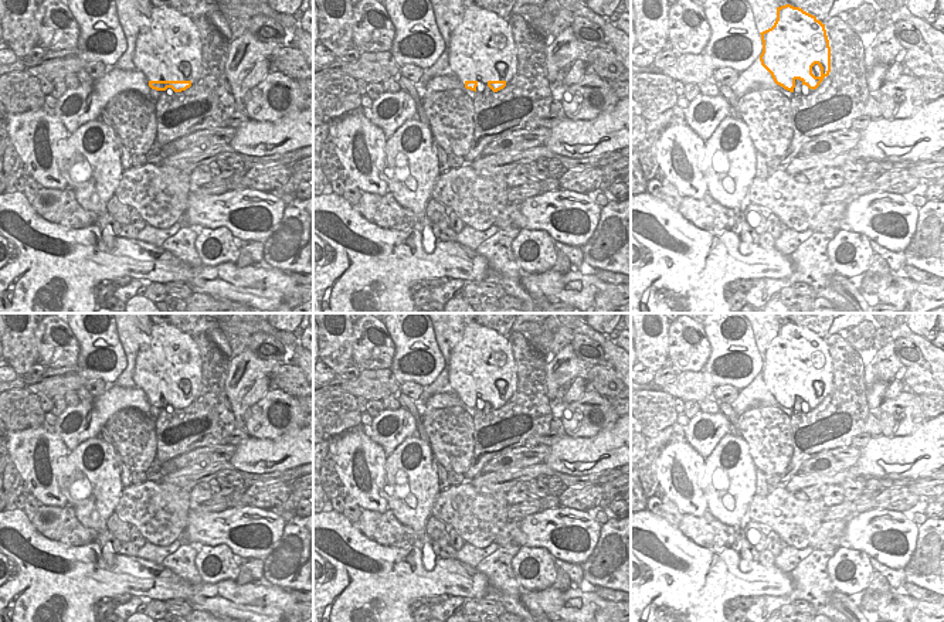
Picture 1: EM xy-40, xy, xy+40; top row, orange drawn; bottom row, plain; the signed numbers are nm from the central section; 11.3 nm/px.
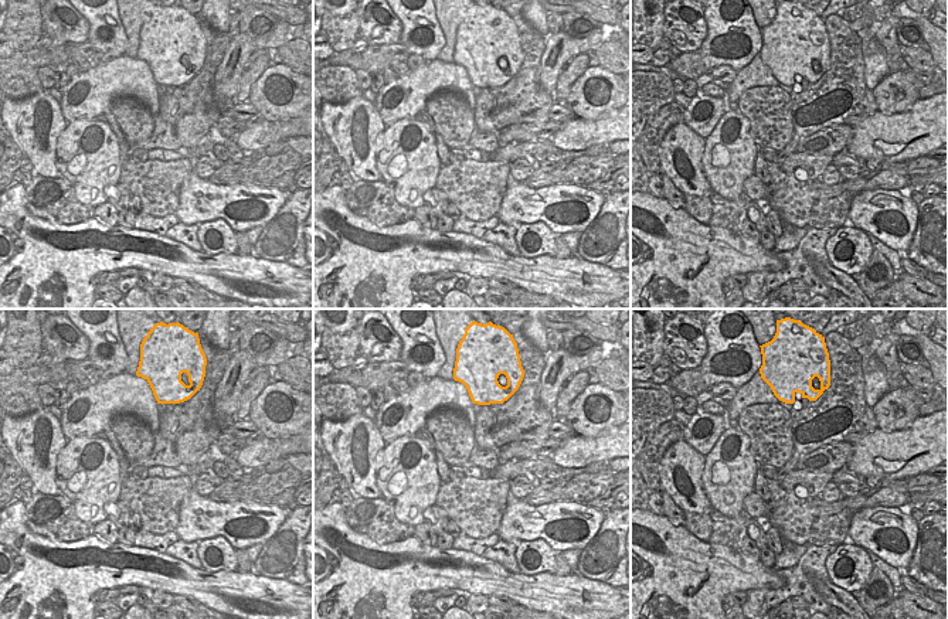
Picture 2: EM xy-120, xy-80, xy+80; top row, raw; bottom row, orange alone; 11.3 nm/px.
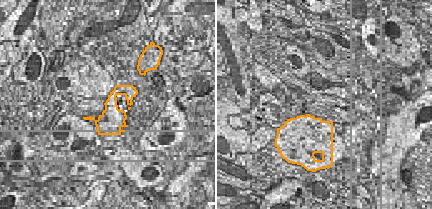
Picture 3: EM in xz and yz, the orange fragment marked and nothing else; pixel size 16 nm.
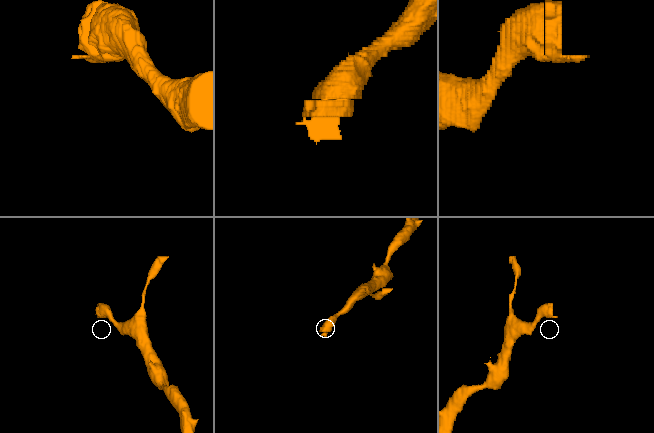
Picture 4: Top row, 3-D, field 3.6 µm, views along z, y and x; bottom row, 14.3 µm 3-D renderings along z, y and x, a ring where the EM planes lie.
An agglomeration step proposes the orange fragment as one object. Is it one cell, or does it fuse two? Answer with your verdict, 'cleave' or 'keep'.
keep

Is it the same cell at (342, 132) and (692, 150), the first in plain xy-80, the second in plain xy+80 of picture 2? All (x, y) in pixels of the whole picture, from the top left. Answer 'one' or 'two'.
one

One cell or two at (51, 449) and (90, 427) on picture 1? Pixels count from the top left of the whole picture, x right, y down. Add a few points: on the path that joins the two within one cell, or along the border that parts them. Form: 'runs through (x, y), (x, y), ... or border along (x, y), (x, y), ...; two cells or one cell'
border along (41, 425), (51, 430), (68, 451); two cells

